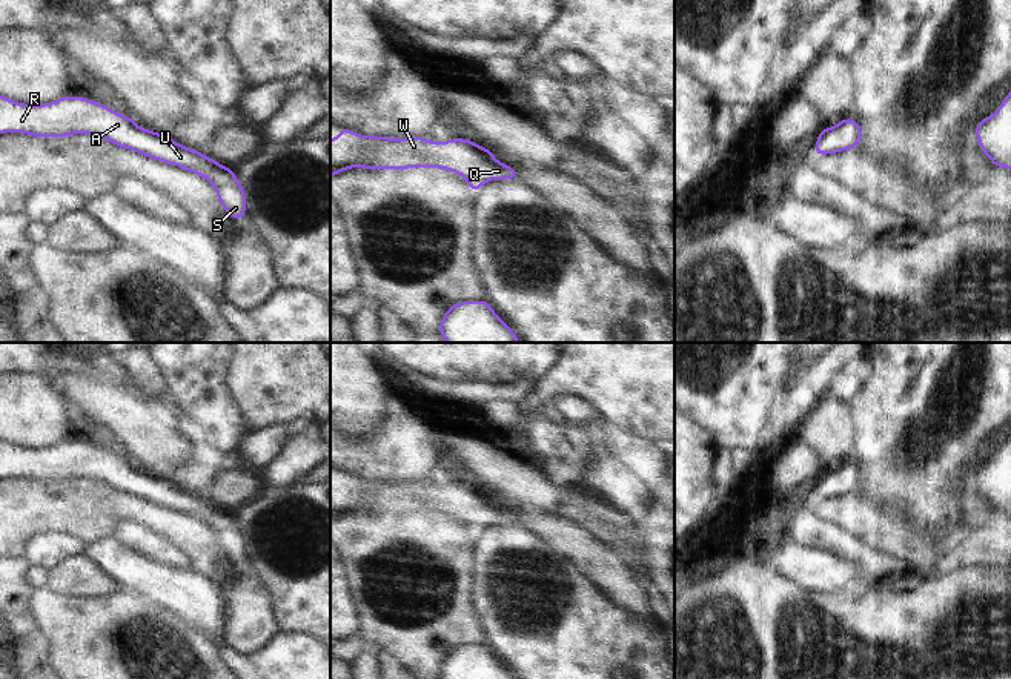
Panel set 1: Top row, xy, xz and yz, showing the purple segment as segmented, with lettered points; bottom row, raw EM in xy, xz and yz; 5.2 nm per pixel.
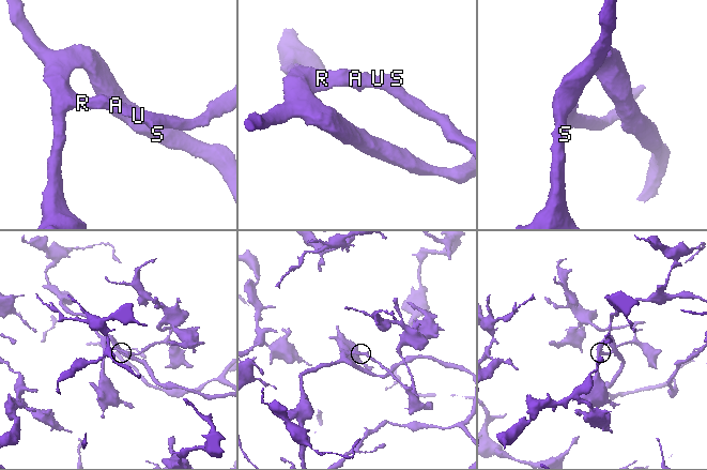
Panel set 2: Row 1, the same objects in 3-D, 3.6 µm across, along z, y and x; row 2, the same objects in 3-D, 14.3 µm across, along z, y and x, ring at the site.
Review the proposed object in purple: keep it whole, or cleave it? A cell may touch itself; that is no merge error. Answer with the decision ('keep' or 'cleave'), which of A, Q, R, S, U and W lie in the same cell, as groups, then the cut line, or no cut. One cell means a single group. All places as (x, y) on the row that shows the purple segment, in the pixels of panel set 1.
keep; groups A Q R S U W; cut none

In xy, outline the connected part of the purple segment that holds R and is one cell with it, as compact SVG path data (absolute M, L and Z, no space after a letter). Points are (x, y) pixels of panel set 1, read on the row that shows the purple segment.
M0 95L0 134L20 132L31 137L71 137L74 134L88 134L100 137L109 143L131 149L140 155L163 161L189 171L198 177L206 178L218 197L218 203L226 210L227 218L246 217L246 190L241 187L232 167L227 167L210 157L183 146L161 132L154 132L146 128L140 128L132 117L123 115L111 109L109 106L88 100L81 95L60 97L52 103L26 104L14 101Z

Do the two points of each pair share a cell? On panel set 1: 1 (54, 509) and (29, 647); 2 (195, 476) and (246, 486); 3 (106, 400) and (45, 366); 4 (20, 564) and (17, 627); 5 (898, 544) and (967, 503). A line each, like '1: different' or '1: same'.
1: different
2: same
3: different
4: same
5: same

